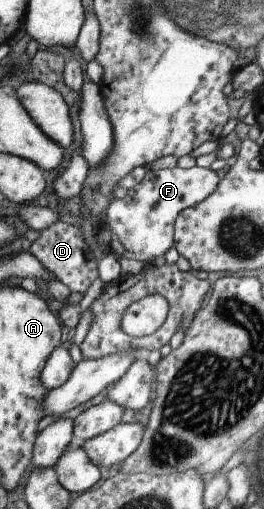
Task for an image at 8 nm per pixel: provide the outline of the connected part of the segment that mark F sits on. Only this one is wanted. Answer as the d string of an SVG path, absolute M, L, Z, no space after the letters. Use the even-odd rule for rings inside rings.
M147 167L143 179L128 189L127 195L117 198L100 219L101 230L110 231L111 253L117 259L135 259L152 264L156 257L165 255L176 243L176 218L181 211L203 202L219 184L219 177L210 168L191 167L151 169Z

